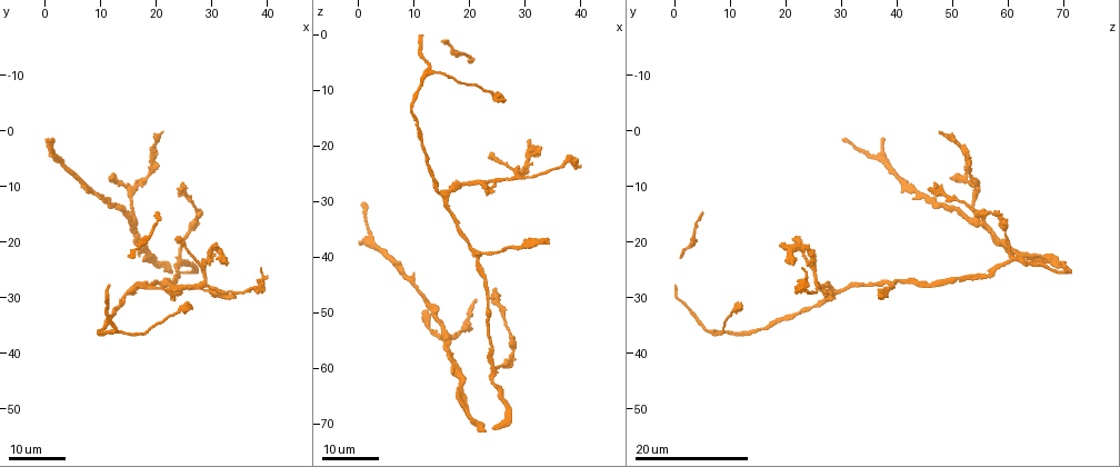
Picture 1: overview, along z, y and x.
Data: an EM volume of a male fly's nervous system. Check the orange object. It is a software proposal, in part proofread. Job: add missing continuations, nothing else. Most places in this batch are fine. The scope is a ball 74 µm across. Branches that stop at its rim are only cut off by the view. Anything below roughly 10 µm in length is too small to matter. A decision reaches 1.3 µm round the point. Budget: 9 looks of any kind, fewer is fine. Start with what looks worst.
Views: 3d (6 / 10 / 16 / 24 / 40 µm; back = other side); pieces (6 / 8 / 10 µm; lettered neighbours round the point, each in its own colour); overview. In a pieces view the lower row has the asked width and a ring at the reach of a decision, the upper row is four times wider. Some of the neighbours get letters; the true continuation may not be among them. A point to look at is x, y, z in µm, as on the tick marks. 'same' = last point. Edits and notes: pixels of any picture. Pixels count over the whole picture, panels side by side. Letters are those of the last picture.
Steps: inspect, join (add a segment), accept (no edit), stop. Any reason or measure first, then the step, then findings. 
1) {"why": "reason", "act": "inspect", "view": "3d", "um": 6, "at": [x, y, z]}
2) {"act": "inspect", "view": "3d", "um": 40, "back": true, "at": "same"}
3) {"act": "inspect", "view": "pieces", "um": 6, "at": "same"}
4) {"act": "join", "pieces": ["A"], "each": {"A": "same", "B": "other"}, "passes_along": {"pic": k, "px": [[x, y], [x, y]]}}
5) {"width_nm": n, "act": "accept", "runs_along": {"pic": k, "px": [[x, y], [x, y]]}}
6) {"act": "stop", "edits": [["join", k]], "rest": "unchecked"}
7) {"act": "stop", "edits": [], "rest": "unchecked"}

{"why": "an open end", "act": "inspect", "view": "3d", "um": 24, "at": [33.0, 23.5, 20.5]}

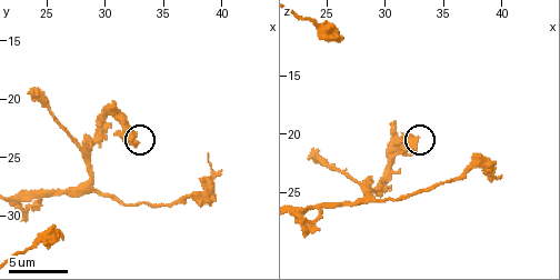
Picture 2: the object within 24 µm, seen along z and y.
{"act": "inspect", "view": "pieces", "um": 6, "at": [32.6, 23.8, 20.6]}

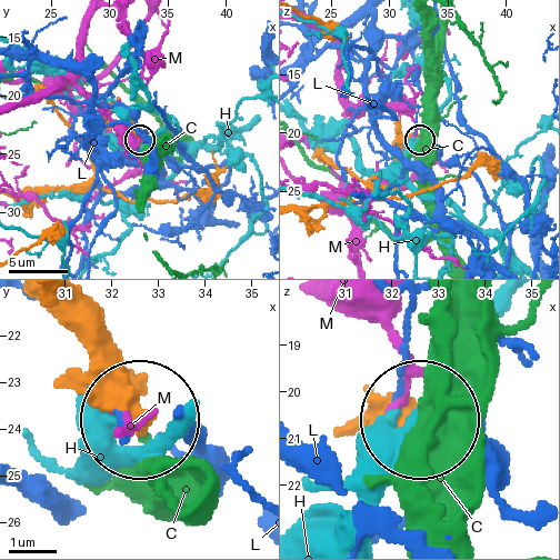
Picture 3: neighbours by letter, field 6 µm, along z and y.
{"act": "accept", "each": {"C": "other", "H": "other", "L": "other", "M": "other"}, "found": "none of them fits"}

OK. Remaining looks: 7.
{"why": "free end", "act": "inspect", "view": "3d", "um": 16, "at": [34.5, 30.0, 37.5]}

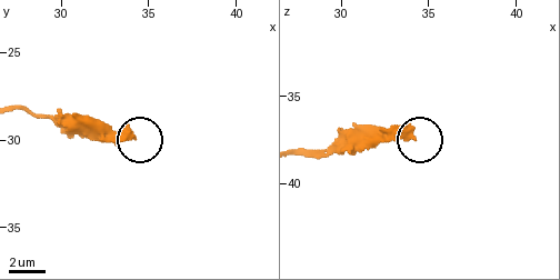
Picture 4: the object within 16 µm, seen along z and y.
{"act": "inspect", "view": "pieces", "um": 10, "at": [34.2, 29.8, 37.0]}

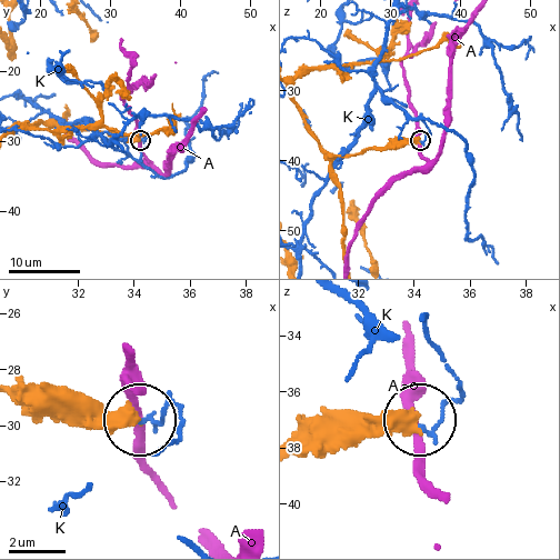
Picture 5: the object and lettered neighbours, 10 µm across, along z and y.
{"act": "accept", "each": {"A": "other", "K": "other"}, "runs_along": {"pic": 5, "px": [[337, 178], [331, 164], [336, 157], [418, 140]]}, "found": "no lettered segment goes on from it"}

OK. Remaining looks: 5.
{"why": "an open end", "act": "inspect", "view": "3d", "um": 16, "at": [24.5, 10.5, 45.5]}

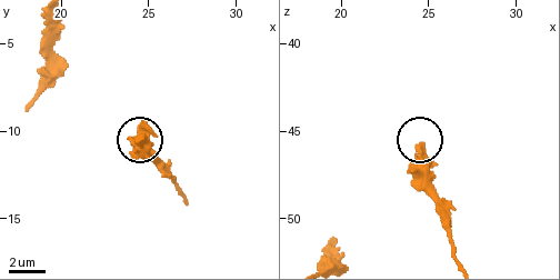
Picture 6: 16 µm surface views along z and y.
{"act": "inspect", "view": "pieces", "um": 8, "at": [24.4, 10.6, 46.0]}

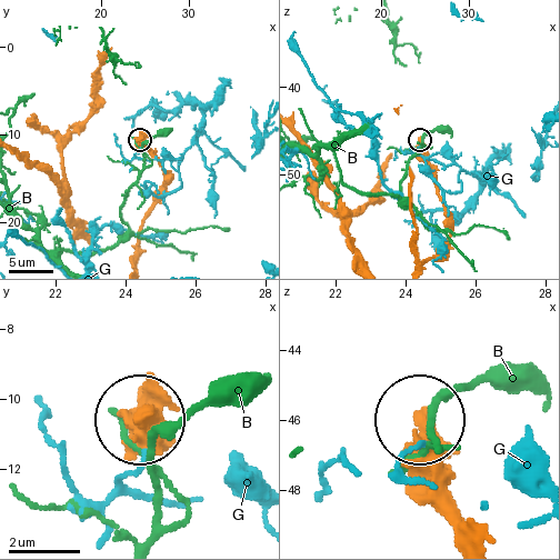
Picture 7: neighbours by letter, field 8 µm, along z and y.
{"act": "accept", "each": {"B": "other", "G": "other"}, "found": "no lettered segment goes on from it"}

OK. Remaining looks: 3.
{"why": "free end", "act": "inspect", "view": "3d", "um": 24, "at": [12.0, 8.0, 50.0]}

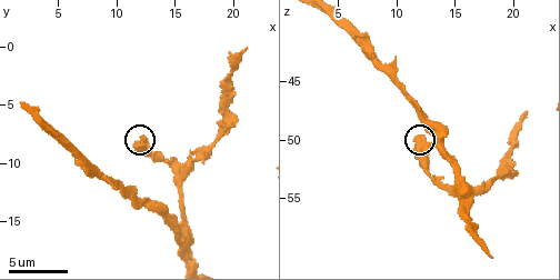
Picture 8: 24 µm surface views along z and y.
{"why": "what lies round it", "act": "inspect", "view": "pieces", "um": 6, "at": [11.6, 8.4, 49.8]}

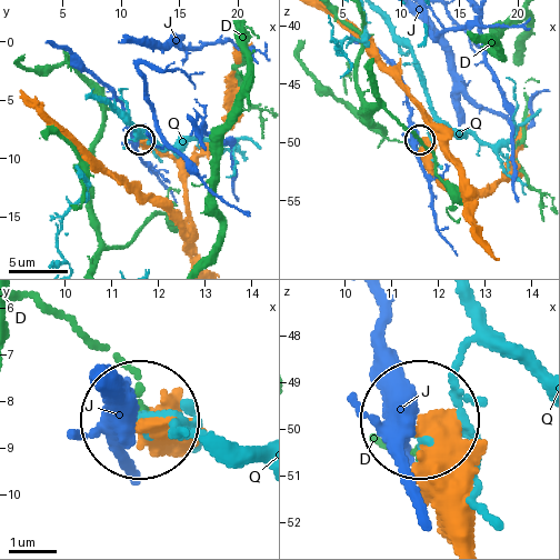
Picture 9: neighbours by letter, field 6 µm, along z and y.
{"act": "accept", "each": {"D": "other", "J": "other", "Q": "other"}, "runs_along": {"pic": 9, "px": [[471, 539], [460, 467], [420, 423]]}, "found": "no lettered segment goes on from it"}

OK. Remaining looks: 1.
{"act": "stop", "edits": [], "rest": "unchecked"}

